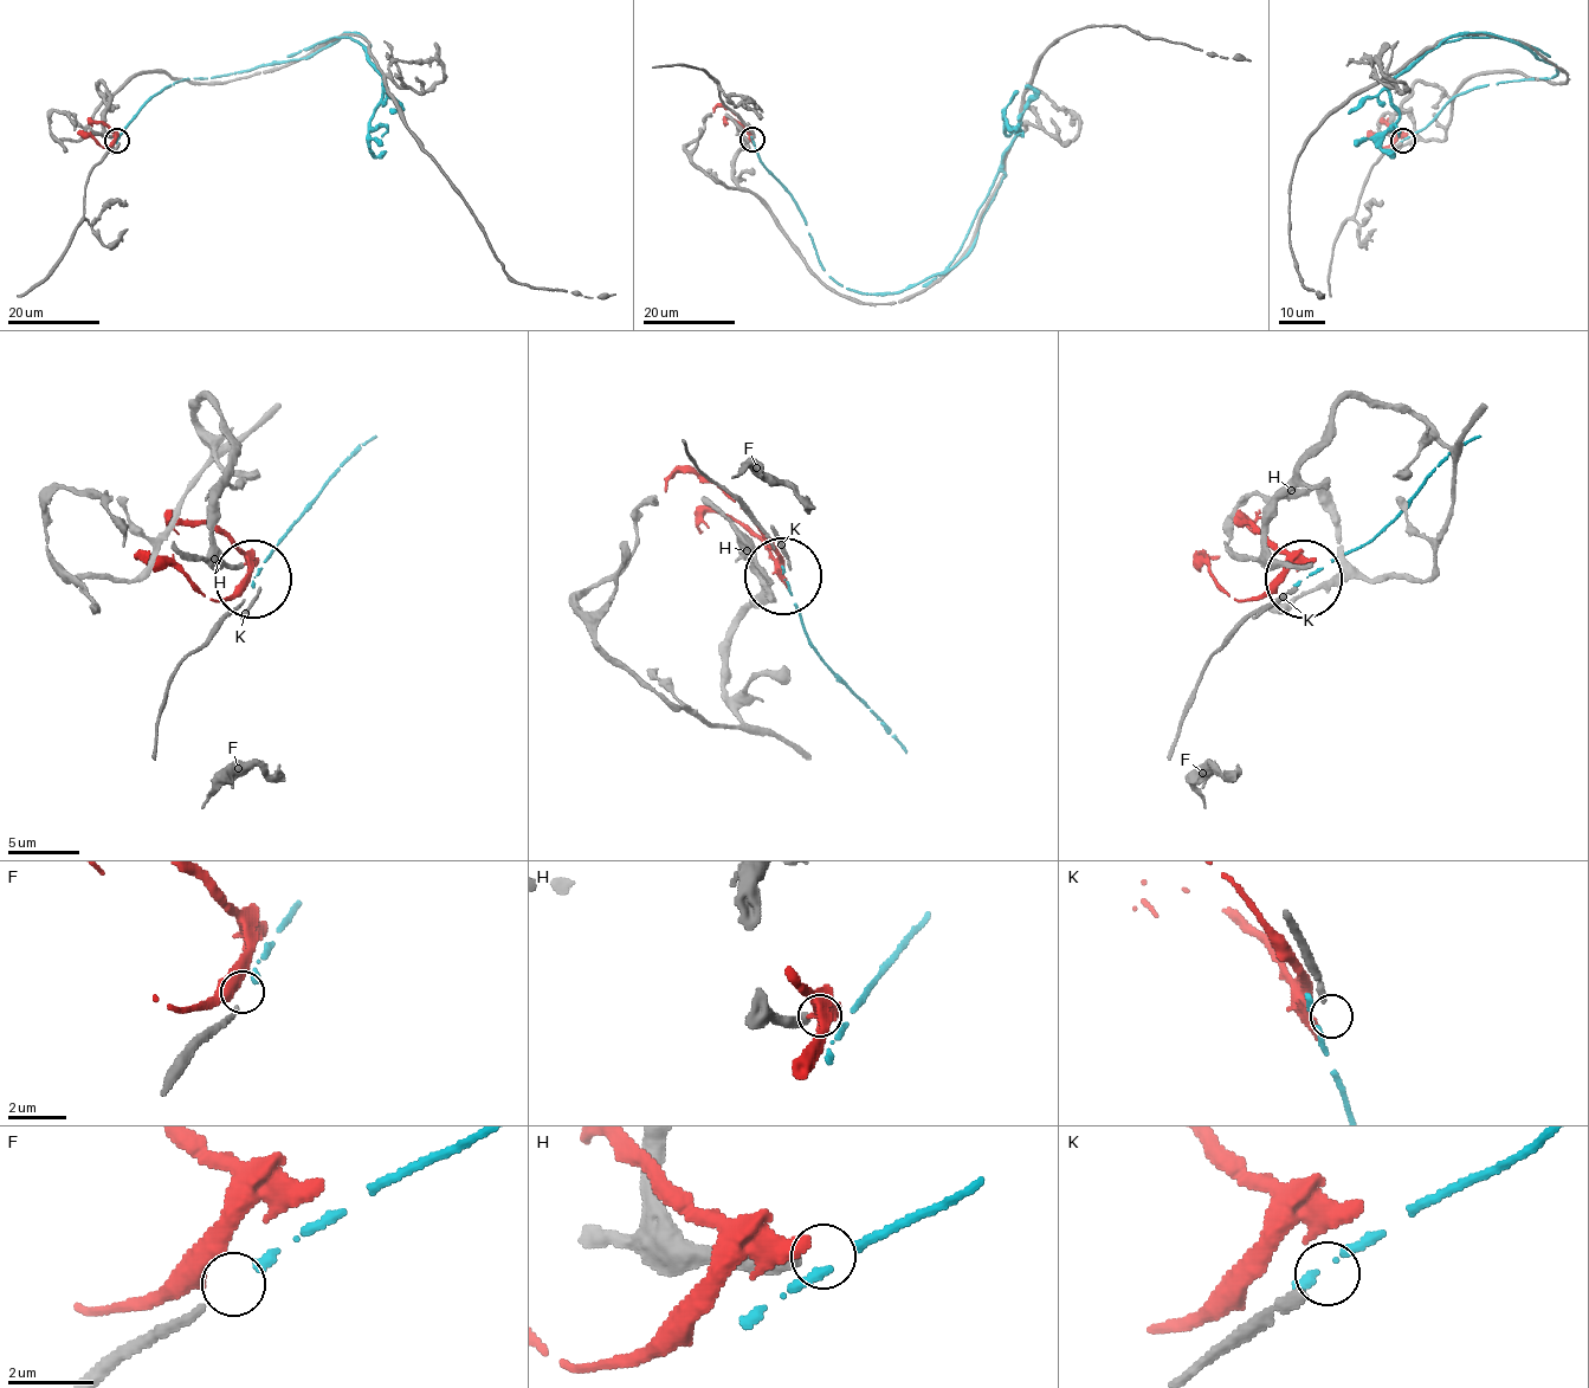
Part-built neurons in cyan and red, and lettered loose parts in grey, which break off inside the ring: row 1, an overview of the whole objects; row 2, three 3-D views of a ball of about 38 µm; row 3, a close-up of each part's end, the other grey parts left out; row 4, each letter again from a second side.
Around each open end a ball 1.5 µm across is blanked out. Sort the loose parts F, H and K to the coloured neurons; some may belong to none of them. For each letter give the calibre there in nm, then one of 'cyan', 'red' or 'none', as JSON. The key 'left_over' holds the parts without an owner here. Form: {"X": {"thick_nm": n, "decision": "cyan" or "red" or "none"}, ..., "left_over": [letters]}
{"F": {"thick_nm": 170, "decision": "cyan"}, "H": {"thick_nm": 340, "decision": "none"}, "K": {"thick_nm": 240, "decision": "none"}, "left_over": ["H", "K"]}

